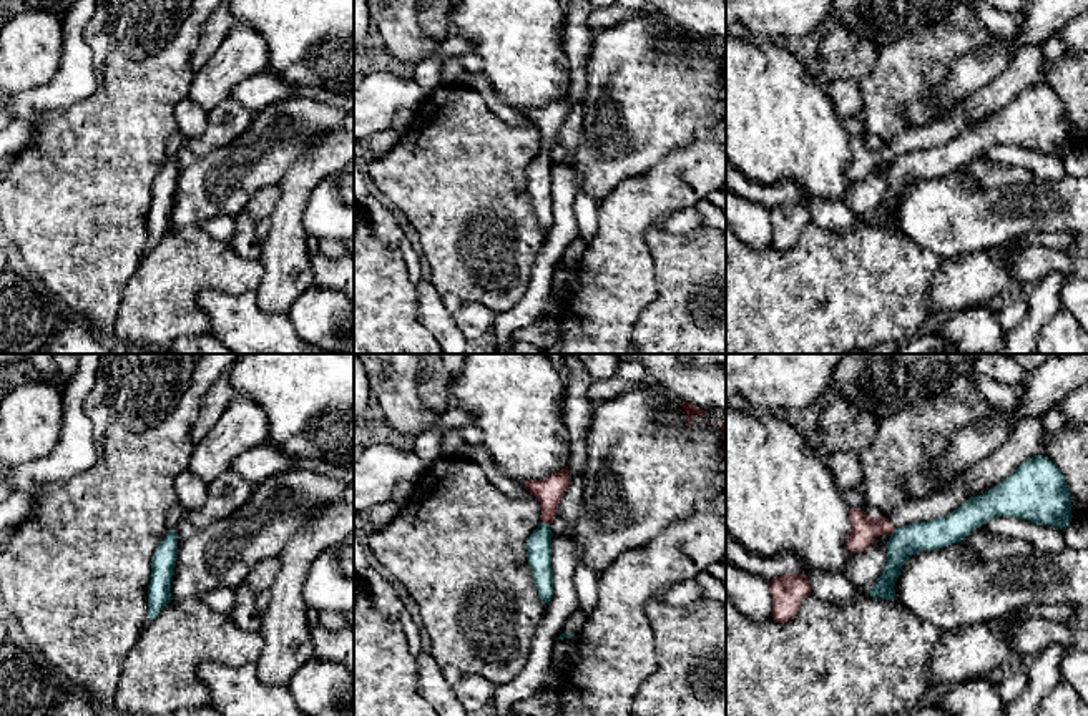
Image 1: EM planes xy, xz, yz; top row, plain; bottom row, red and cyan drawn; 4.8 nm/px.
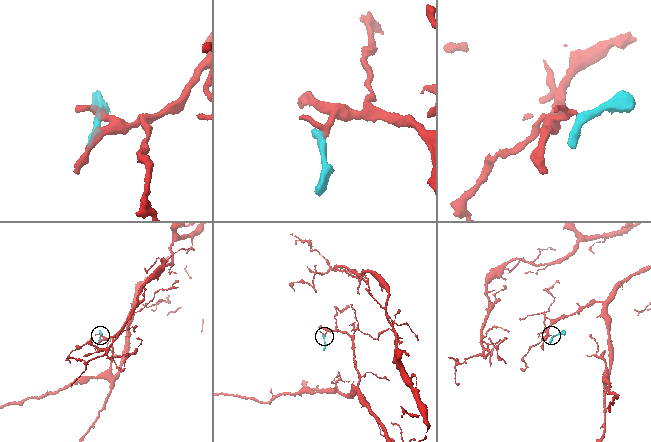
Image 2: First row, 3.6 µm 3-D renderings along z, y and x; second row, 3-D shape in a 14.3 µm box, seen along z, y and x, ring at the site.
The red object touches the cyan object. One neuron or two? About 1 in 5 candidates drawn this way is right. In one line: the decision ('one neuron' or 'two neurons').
two neurons

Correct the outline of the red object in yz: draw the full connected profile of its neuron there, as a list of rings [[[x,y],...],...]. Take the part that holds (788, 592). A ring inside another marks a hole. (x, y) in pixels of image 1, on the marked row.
[[[786,573],[769,581],[772,593],[772,618],[777,623],[791,621],[799,611],[801,601],[811,595],[811,585],[802,573]]]

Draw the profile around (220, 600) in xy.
[[[223,586],[219,590],[209,591],[206,596],[201,598],[211,610],[231,615],[233,606],[233,591],[231,586]]]

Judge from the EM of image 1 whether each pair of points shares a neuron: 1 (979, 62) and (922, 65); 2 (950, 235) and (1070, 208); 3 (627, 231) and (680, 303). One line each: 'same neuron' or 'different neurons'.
1: different neurons
2: same neuron
3: different neurons

